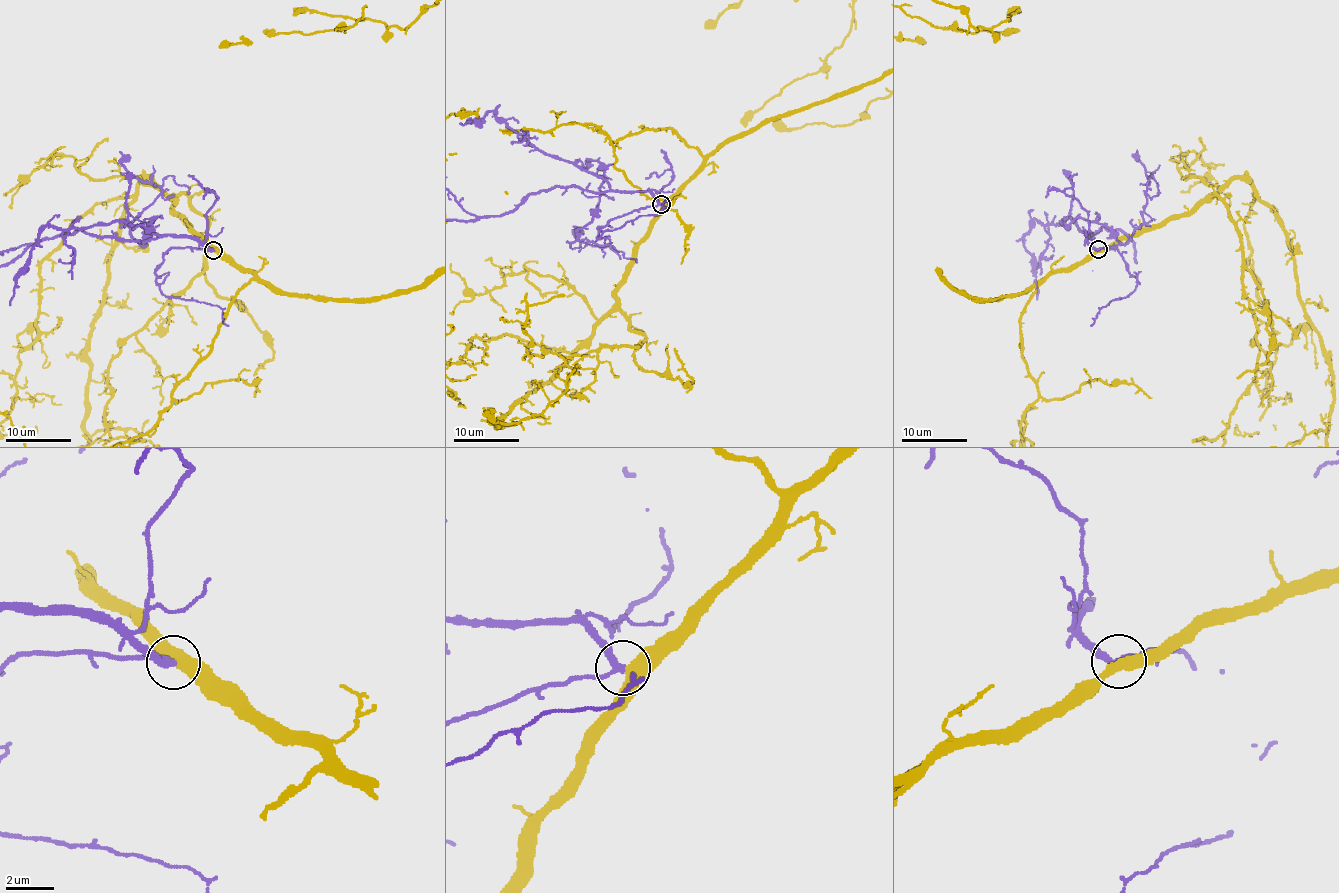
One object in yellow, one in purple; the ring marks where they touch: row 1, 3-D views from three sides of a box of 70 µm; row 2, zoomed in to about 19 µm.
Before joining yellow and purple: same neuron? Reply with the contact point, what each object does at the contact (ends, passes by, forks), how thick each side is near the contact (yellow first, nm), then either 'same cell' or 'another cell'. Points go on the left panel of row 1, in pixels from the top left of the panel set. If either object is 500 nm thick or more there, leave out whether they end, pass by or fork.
at (213, 250); yellow passes by; purple passes by; 440 nm thick on the yellow side, 240 nm on the other; same cell

